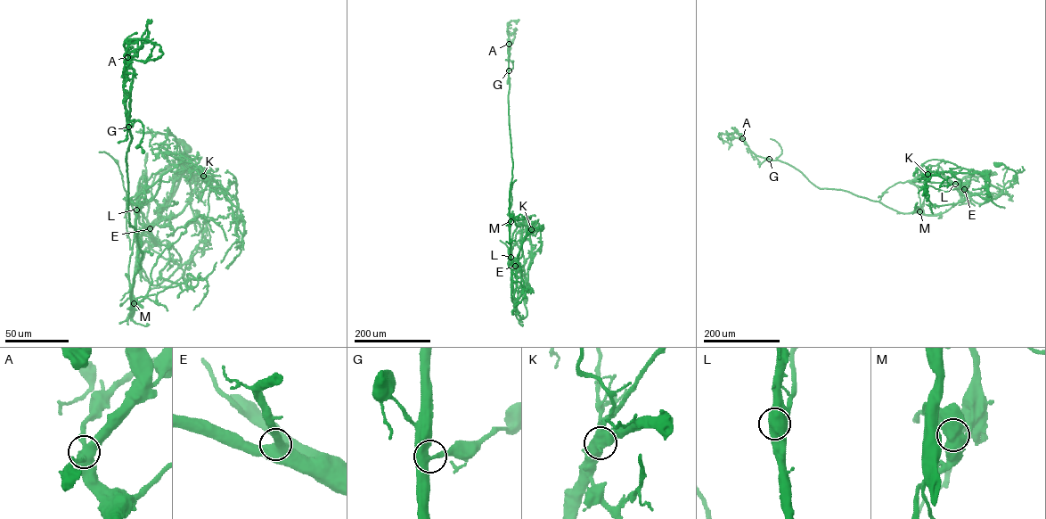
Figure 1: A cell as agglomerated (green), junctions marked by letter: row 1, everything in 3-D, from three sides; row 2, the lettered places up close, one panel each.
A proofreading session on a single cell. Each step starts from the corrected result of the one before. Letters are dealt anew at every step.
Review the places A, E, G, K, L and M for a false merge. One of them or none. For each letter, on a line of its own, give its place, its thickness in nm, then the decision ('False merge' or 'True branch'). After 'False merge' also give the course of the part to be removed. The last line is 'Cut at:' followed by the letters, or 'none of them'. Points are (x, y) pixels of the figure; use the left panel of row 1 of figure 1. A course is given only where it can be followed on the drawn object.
A: Place: (127, 57). Thickness 440 nm. True branch
E: Place: (150, 228). Thickness 600 nm. True branch
G: Place: (128, 127). Thickness 440 nm. True branch
K: Place: (203, 176). Thickness 480 nm. True branch
L: Place: (136, 210). Thickness 650 nm. True branch
M: Place: (134, 303). Thickness 650 nm. False merge. Course of the part to remove: (134, 303), (131, 304), (132, 313), (131, 308), (127, 317), (119, 323)
Cut at: M

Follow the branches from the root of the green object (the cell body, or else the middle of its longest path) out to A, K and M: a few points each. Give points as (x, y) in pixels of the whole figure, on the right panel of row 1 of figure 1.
A: (997, 166), (1017, 181), (987, 201), (902, 213), (819, 188), (742, 138)
K: (997, 166), (1003, 164), (1013, 170), (1017, 181), (1001, 189), (991, 184), (984, 171), (927, 174)
M: (997, 166), (1003, 164), (1013, 170), (1017, 181), (995, 197), (977, 203), (968, 197), (936, 215), (919, 211)

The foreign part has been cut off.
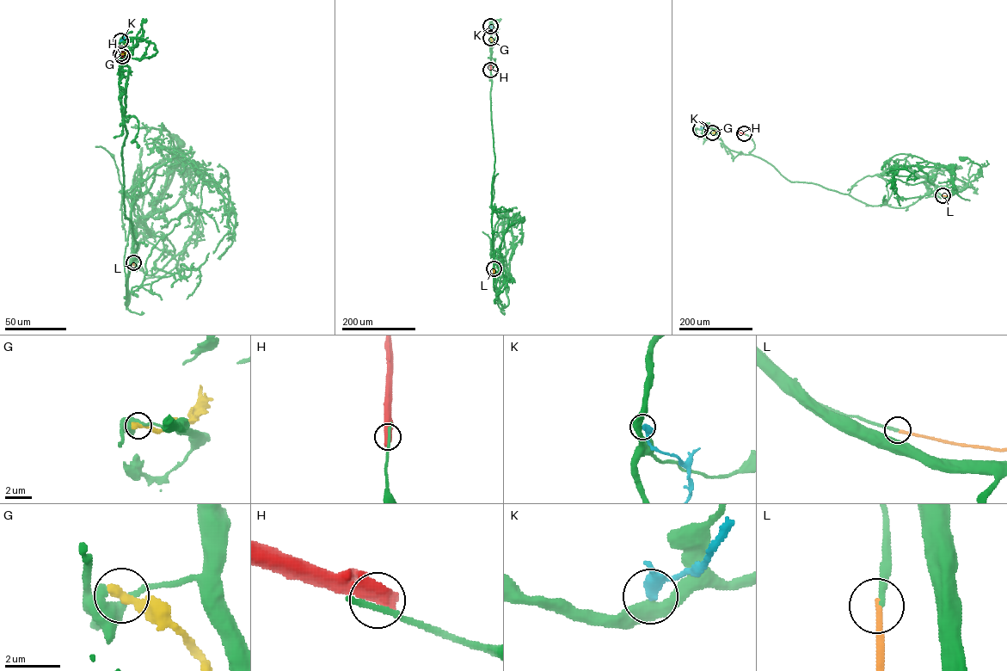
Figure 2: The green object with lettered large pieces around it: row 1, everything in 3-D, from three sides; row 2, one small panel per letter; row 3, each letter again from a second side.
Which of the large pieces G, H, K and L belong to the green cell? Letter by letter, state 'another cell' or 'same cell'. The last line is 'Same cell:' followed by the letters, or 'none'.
G: another cell
H: another cell
K: another cell
L: same cell
Same cell: L

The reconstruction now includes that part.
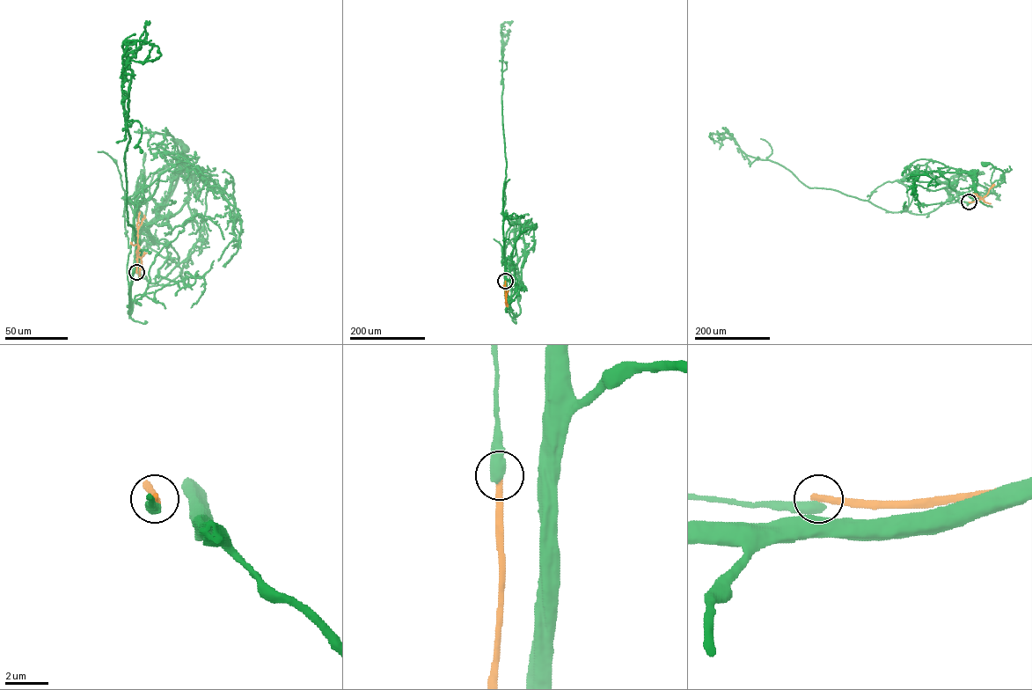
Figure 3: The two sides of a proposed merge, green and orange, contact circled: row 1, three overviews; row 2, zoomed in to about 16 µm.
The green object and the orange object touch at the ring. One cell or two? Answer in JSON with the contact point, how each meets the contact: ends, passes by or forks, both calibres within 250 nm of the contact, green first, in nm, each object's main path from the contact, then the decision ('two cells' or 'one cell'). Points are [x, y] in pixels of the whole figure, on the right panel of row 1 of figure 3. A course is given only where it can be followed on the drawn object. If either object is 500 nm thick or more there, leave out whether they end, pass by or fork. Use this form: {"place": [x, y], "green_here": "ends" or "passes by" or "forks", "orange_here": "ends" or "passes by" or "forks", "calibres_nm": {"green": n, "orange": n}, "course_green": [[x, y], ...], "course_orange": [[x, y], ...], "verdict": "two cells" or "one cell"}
{"place": [969, 201], "calibres_nm": {"green": 550, "orange": 320}, "course_green": [[969, 201], [962, 201], [974, 201], [1004, 180], [1001, 170], [990, 164], [984, 165]], "course_orange": [[969, 201], [985, 196], [994, 185]], "verdict": "two cells"}

